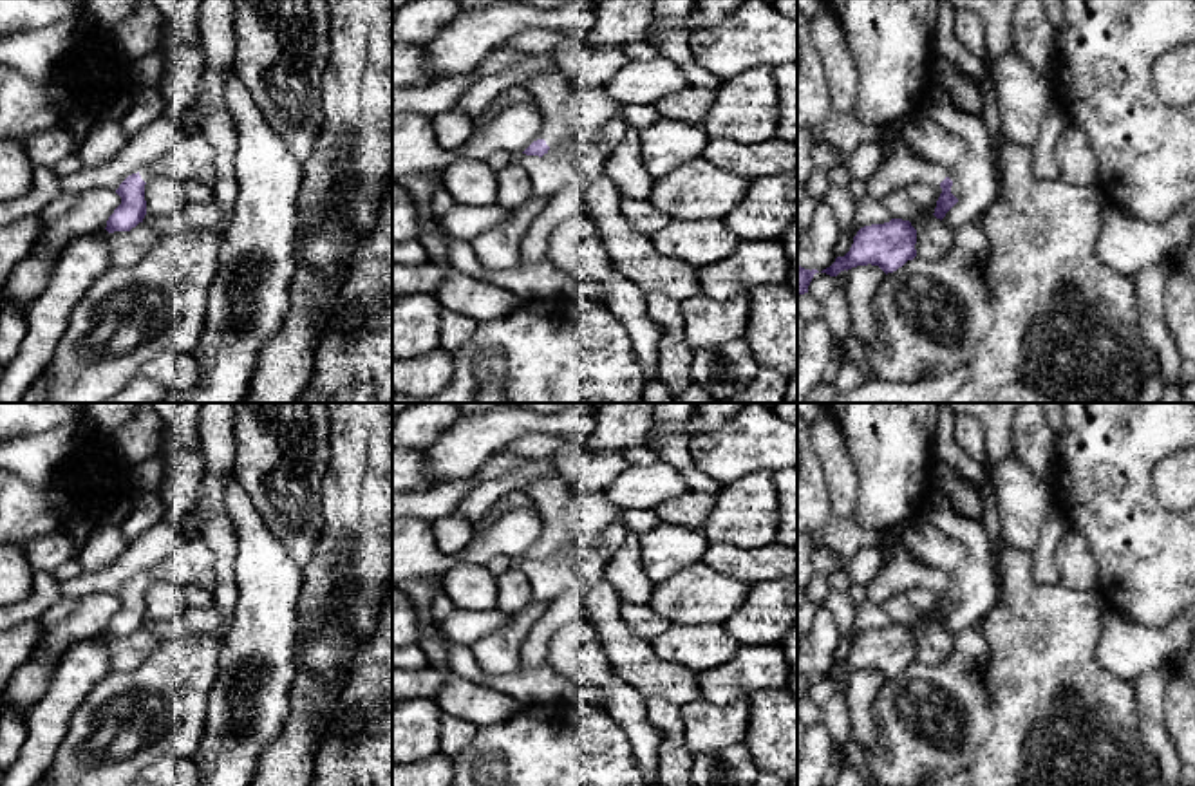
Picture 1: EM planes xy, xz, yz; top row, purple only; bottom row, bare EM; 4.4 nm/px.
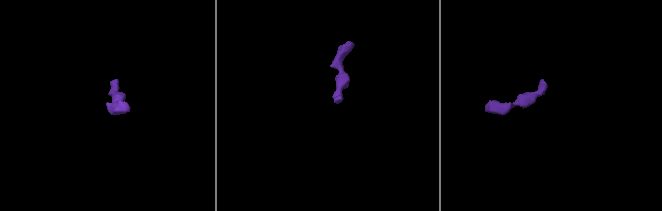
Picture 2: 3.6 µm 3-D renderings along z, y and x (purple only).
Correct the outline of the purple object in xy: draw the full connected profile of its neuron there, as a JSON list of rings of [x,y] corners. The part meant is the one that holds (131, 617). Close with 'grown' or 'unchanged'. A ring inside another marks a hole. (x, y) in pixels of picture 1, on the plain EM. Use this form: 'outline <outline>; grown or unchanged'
outline [[[155,567],[143,571],[137,578],[128,580],[116,598],[121,602],[121,609],[107,625],[107,636],[130,636],[146,620],[145,589],[159,582]]]; grown

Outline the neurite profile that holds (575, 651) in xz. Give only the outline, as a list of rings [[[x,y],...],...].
[[[582,620],[562,629],[550,643],[550,663],[579,687],[598,685],[604,690],[604,710],[626,732],[644,779],[647,782],[658,782],[658,746],[663,739],[663,734],[647,719],[644,694],[613,674],[615,670],[604,654],[597,629]]]

